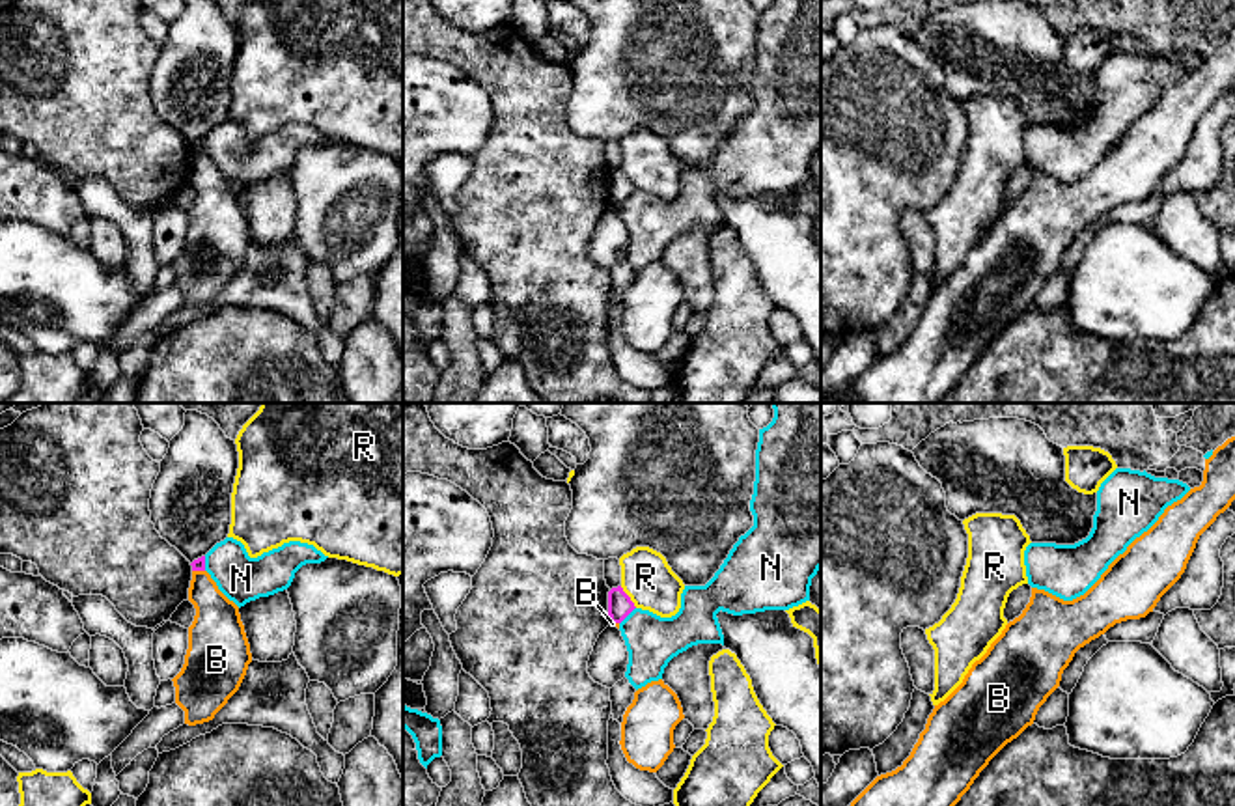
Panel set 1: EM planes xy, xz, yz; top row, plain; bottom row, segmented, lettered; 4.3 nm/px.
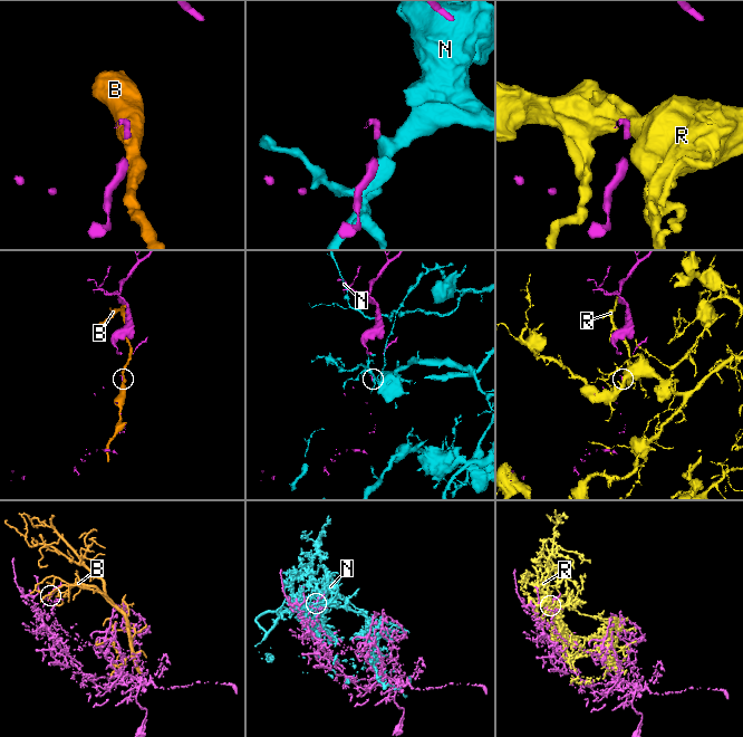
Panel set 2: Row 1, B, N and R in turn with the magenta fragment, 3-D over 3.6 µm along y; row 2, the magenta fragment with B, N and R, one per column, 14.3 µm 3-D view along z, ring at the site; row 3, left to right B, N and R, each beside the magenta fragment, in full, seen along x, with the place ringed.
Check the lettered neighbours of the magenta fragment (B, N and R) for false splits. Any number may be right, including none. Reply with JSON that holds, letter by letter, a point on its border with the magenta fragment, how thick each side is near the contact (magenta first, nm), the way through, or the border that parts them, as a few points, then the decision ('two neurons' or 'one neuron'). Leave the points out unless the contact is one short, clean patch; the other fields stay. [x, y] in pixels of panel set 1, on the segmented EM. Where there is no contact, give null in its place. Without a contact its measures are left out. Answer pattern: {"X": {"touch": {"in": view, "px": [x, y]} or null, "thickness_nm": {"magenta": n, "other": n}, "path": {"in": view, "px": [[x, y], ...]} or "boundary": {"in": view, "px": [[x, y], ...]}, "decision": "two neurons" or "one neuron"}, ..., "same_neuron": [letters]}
{"B": {"touch": {"in": "xy", "px": [198, 569]}, "thickness_nm": {"magenta": 50, "other": 200}, "decision": "two neurons"}, "N": {"touch": {"in": "xz", "px": [627, 614]}, "thickness_nm": {"magenta": 110, "other": 220}, "decision": "two neurons"}, "R": {"touch": {"in": "xz", "px": [629, 597]}, "thickness_nm": {"magenta": 110, "other": 220}, "decision": "two neurons"}, "same_neuron": []}

